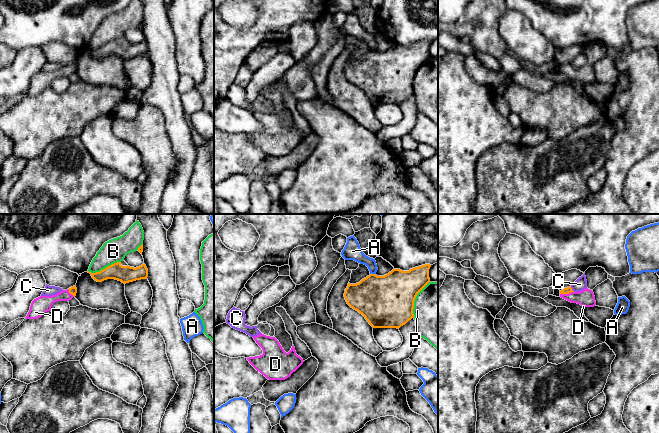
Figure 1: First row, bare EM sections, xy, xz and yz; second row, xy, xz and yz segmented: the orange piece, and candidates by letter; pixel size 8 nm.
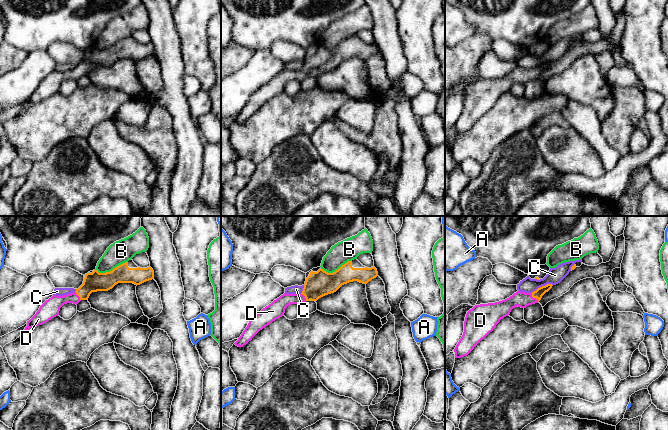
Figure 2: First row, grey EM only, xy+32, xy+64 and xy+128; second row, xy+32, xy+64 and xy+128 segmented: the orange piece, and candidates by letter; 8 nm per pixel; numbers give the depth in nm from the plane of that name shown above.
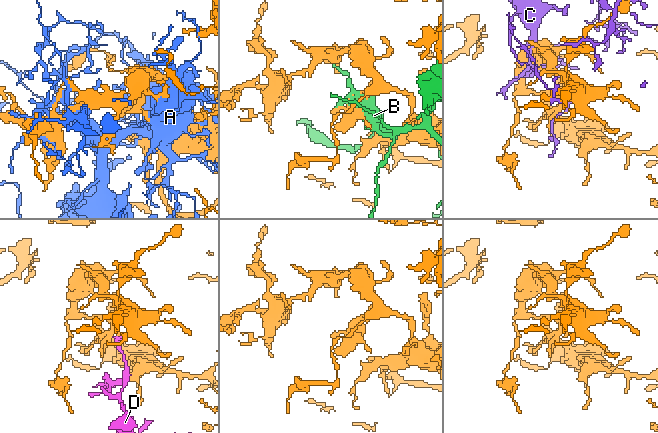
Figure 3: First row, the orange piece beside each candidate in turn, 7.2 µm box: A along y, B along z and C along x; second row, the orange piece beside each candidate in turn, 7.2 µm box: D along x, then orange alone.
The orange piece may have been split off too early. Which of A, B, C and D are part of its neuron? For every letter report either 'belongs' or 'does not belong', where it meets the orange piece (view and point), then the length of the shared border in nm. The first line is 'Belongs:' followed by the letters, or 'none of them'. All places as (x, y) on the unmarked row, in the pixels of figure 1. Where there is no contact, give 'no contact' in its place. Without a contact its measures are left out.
Belongs: D
A: does not belong; contact xz (372, 50); length 40 nm
B: does not belong; contact xz (414, 75); length 320 nm
C: does not belong; contact yz (571, 65); length 60 nm
D: belongs; contact yz (566, 69); length 110 nm

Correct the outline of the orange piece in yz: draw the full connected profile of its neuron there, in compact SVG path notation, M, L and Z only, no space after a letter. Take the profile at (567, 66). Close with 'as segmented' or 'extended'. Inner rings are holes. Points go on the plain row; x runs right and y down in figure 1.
M570 62L560 67L560 73L583 83L594 83L596 81L594 69L588 64L580 68L574 68Z | extended

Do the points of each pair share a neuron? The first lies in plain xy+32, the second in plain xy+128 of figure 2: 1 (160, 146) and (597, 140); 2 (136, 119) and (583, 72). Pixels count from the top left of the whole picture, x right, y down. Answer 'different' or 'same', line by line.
1: different
2: different

